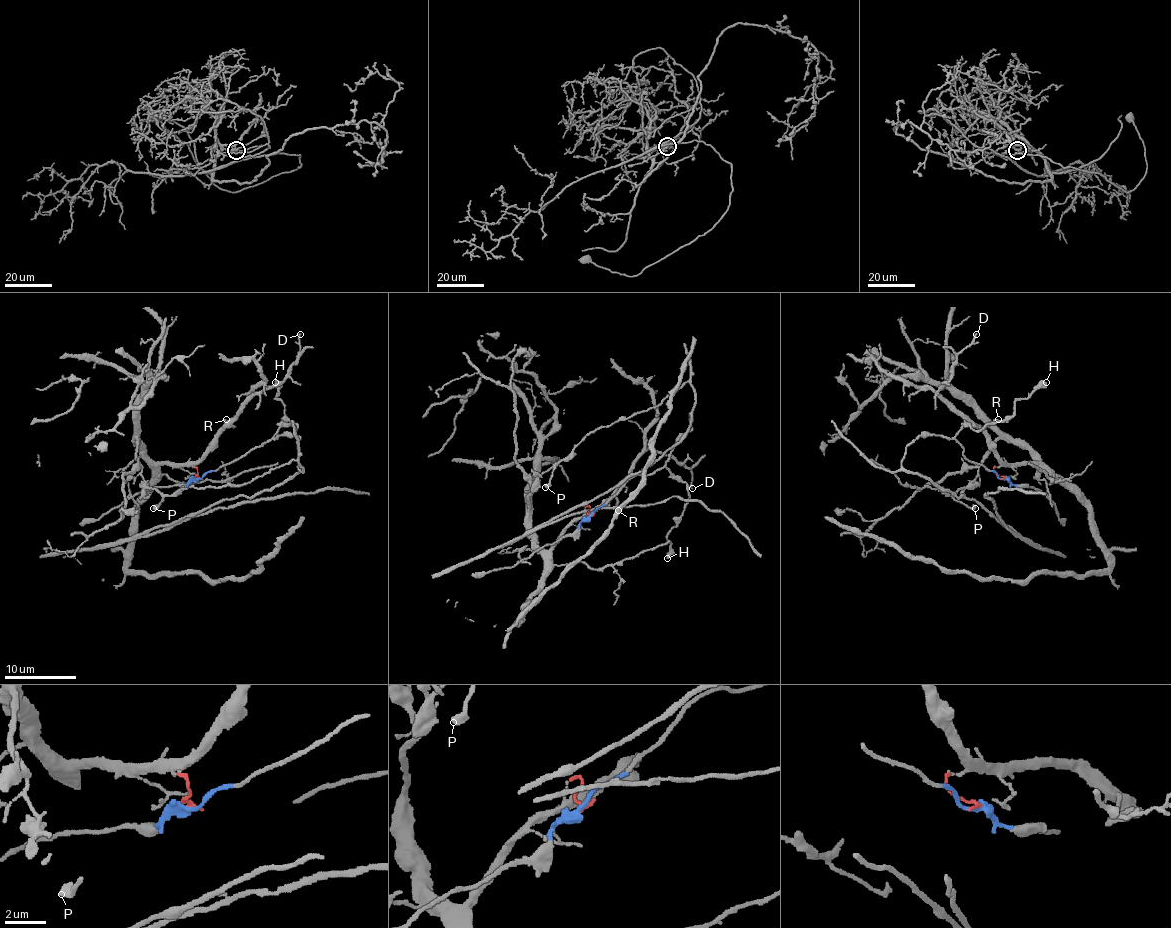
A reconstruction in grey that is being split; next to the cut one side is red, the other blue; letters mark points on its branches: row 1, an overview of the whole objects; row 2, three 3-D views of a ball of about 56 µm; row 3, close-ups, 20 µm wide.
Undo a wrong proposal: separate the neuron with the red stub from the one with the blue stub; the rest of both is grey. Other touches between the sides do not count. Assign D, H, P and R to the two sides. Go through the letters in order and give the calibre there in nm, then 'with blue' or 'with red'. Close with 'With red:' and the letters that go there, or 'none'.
D: 170 nm | with red
H: 600 nm | with blue
P: 400 nm | with blue
R: 220 nm | with red
With red: D, R

